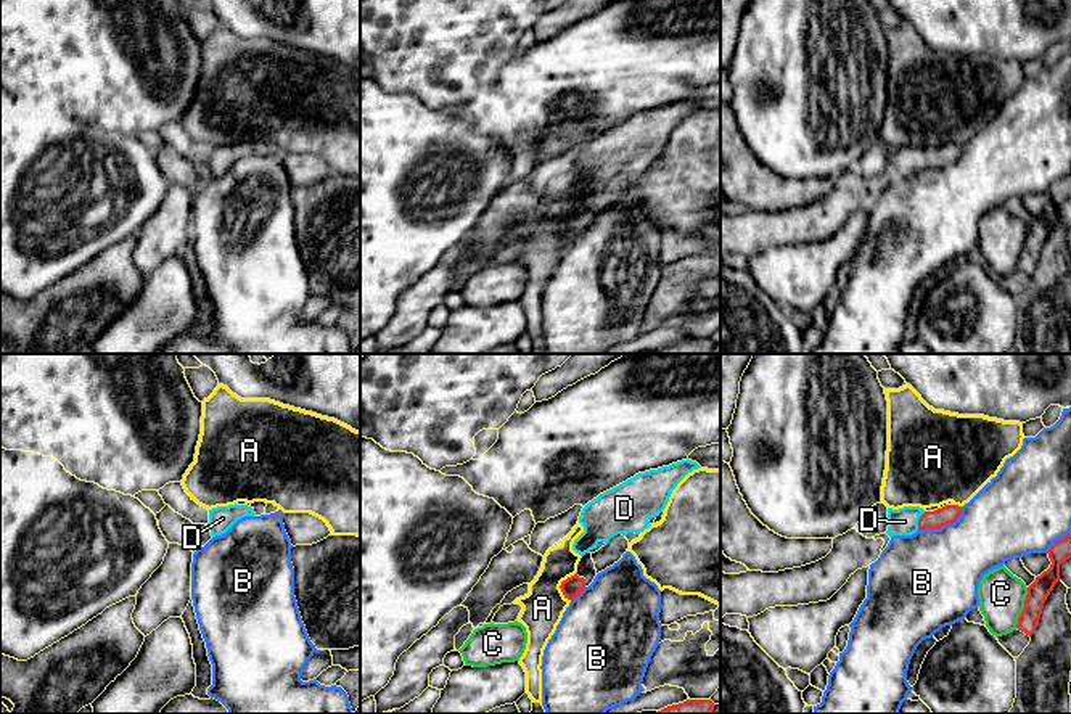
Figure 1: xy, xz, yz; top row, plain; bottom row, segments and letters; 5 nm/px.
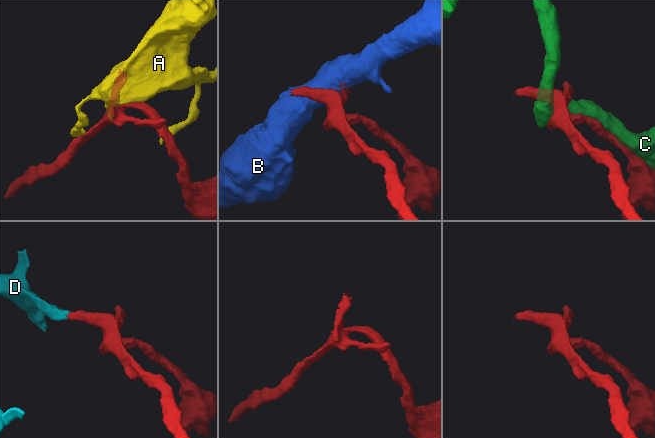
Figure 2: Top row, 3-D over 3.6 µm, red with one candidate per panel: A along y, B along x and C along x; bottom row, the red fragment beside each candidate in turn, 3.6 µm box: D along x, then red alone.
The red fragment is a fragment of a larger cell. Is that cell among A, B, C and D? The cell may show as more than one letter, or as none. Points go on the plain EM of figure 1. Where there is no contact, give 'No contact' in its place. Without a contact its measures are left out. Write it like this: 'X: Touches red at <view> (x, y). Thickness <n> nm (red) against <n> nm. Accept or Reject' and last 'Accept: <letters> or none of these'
A: Touches red at xz (562, 224). Thickness 100 nm (red) against 200 nm. Reject
B: Touches red at yz (943, 164). Thickness 100 nm (red) against 440 nm. Reject
C: Touches red at yz (1023, 248). Thickness 110 nm (red) against 220 nm. Reject
D: Touches red at yz (919, 161). Thickness 100 nm (red) against 140 nm. Accept
Accept: D

